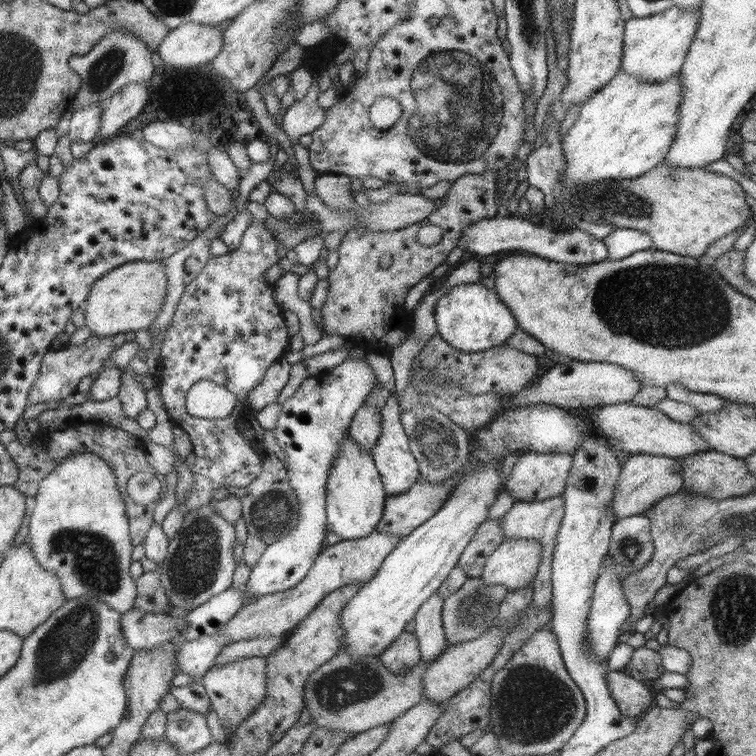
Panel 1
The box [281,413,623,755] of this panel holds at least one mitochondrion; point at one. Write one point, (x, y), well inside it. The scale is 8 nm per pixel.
(534, 706)

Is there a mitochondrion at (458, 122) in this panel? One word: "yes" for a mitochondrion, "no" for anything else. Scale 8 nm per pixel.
yes

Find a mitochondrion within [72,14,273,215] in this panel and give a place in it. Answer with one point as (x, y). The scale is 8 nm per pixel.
(101, 73)

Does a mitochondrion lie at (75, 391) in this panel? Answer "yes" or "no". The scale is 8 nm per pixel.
no

